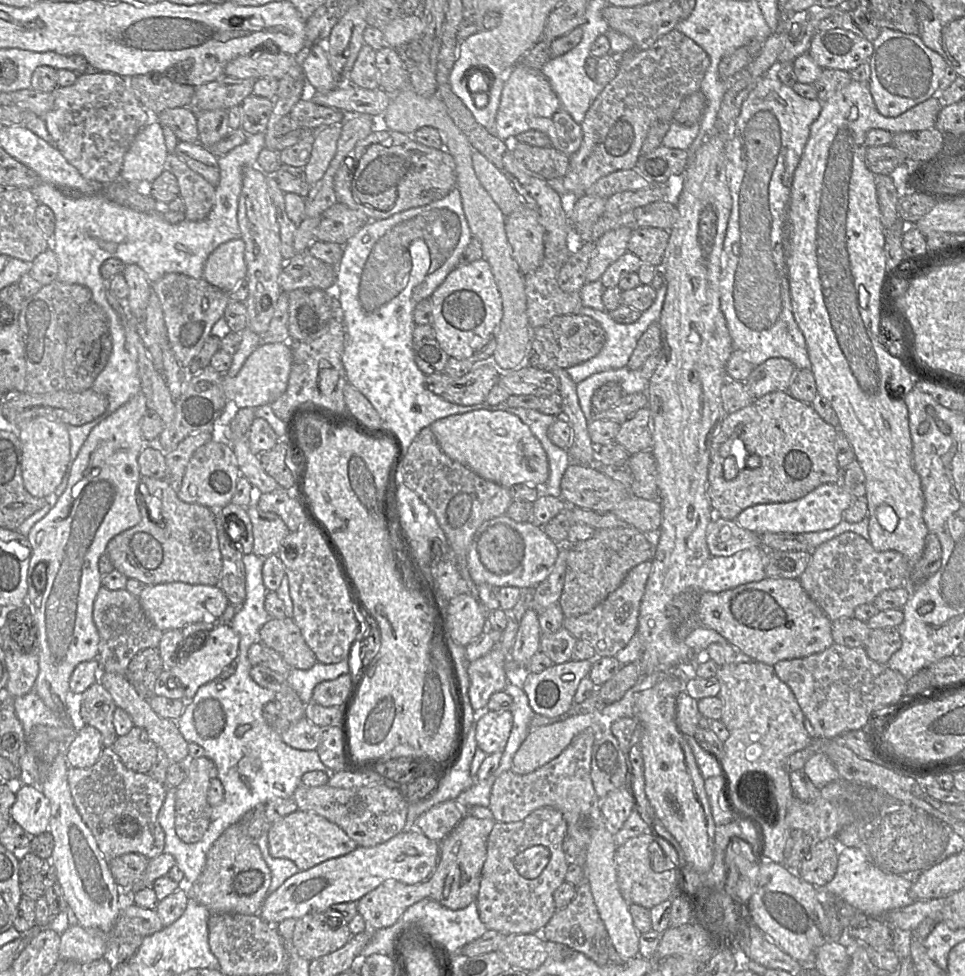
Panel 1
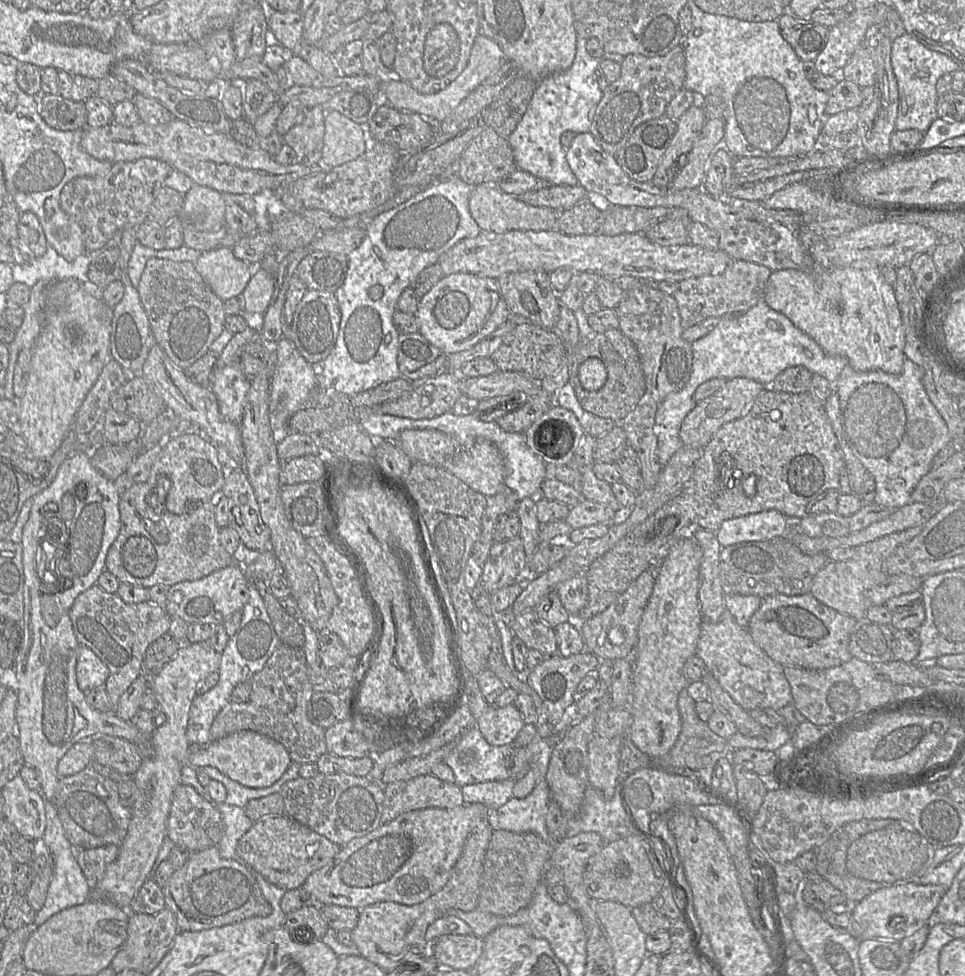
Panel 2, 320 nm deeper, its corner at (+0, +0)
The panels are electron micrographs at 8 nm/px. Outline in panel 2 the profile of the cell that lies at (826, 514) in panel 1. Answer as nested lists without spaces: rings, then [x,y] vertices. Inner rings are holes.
[[[777,510],[749,514],[724,521],[716,531],[721,547],[741,542],[766,541],[783,537],[789,531],[790,520]]]

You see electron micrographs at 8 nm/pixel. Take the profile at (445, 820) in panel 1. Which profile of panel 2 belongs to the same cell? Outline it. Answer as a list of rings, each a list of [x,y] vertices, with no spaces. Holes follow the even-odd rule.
[[[425,774],[407,781],[392,782],[384,787],[381,824],[399,815],[427,808],[452,809],[464,804],[461,787]]]

